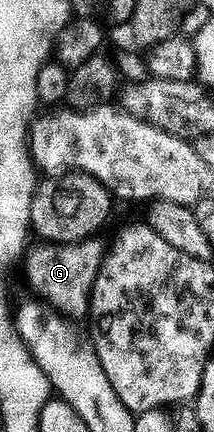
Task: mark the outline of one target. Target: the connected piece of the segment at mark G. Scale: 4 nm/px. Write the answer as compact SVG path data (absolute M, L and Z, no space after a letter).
M80 239L62 243L47 243L51 245L35 245L26 250L27 281L40 293L48 306L54 307L60 314L68 318L86 318L89 313L91 284L95 281L95 272L103 262L105 252L97 239Z

